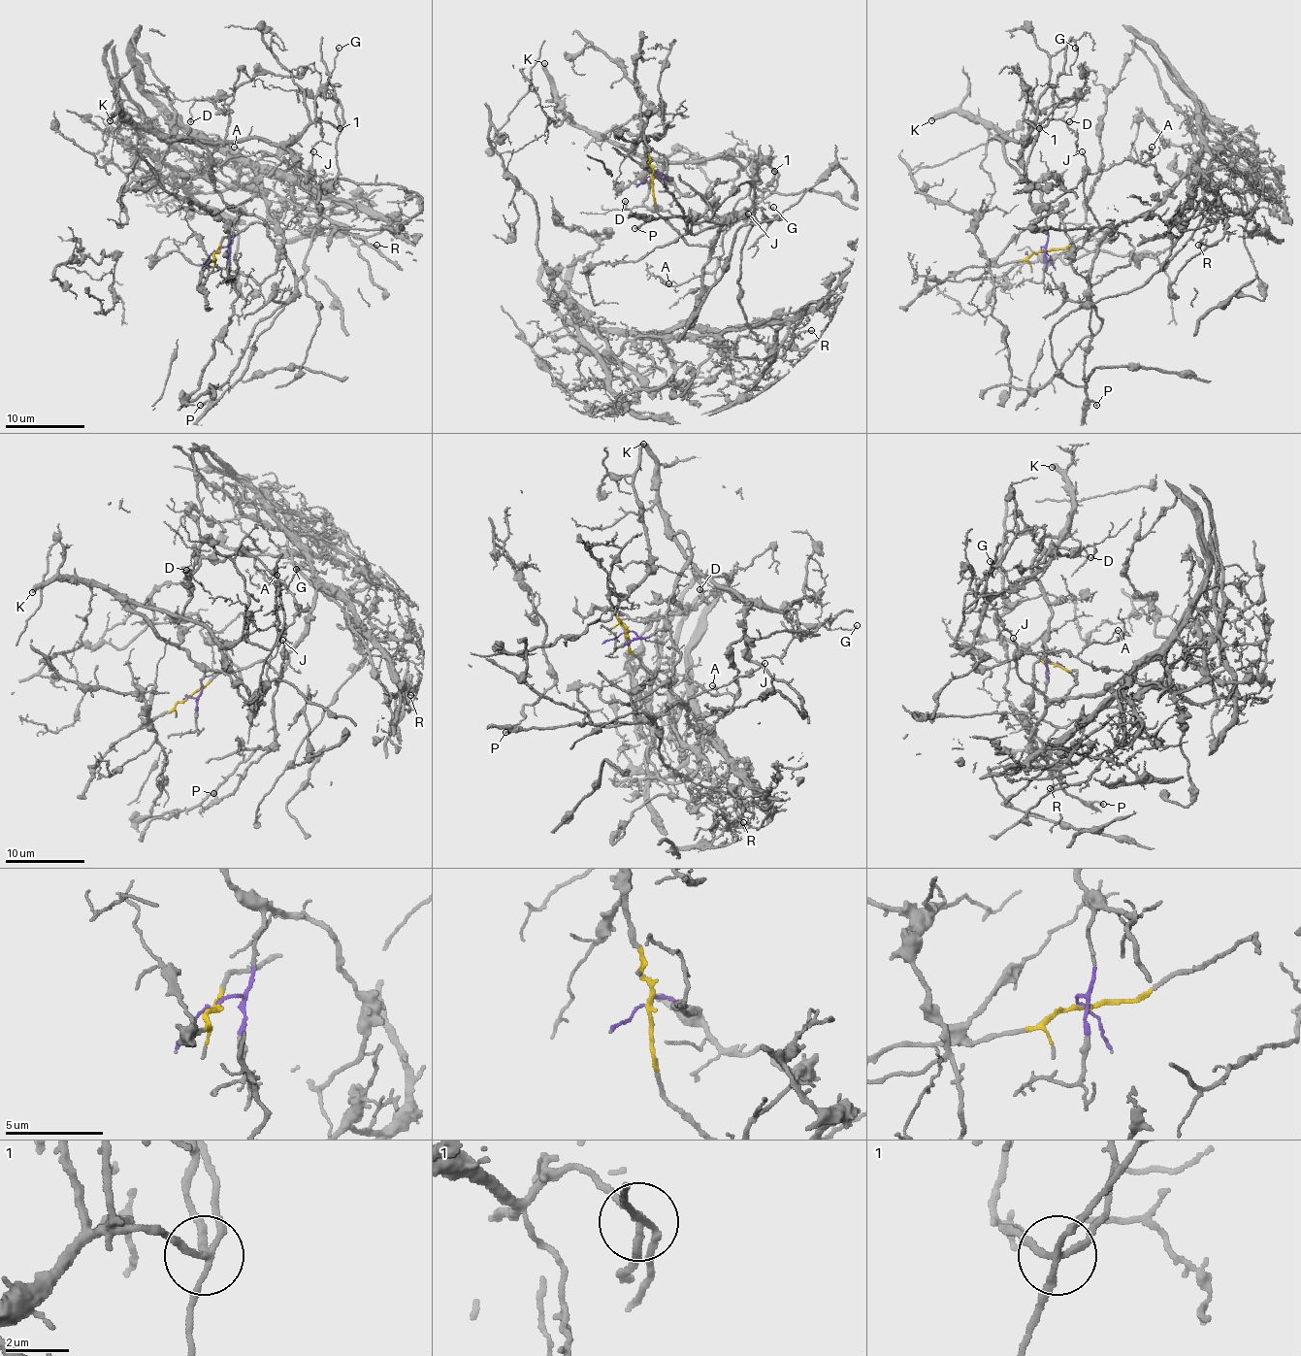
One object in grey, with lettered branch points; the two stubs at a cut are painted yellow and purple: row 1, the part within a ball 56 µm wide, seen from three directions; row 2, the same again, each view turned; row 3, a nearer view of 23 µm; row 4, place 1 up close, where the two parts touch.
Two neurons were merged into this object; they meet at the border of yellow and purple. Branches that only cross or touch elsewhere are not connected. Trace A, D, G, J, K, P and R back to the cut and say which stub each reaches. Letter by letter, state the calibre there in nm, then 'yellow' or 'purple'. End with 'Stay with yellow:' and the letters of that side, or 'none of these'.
A: 120 nm | purple
D: 150 nm | purple
G: 120 nm | purple
J: 140 nm | yellow
K: 400 nm | purple
P: 180 nm | yellow
R: 140 nm | yellow
Stay with yellow: J, P, R

